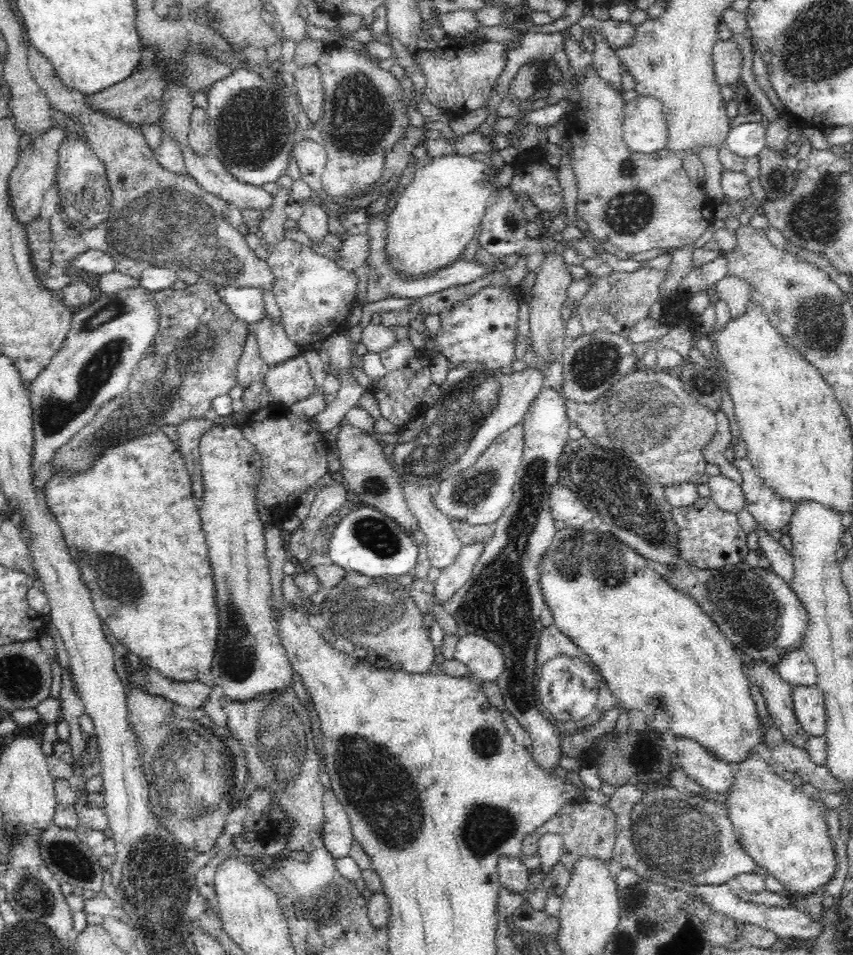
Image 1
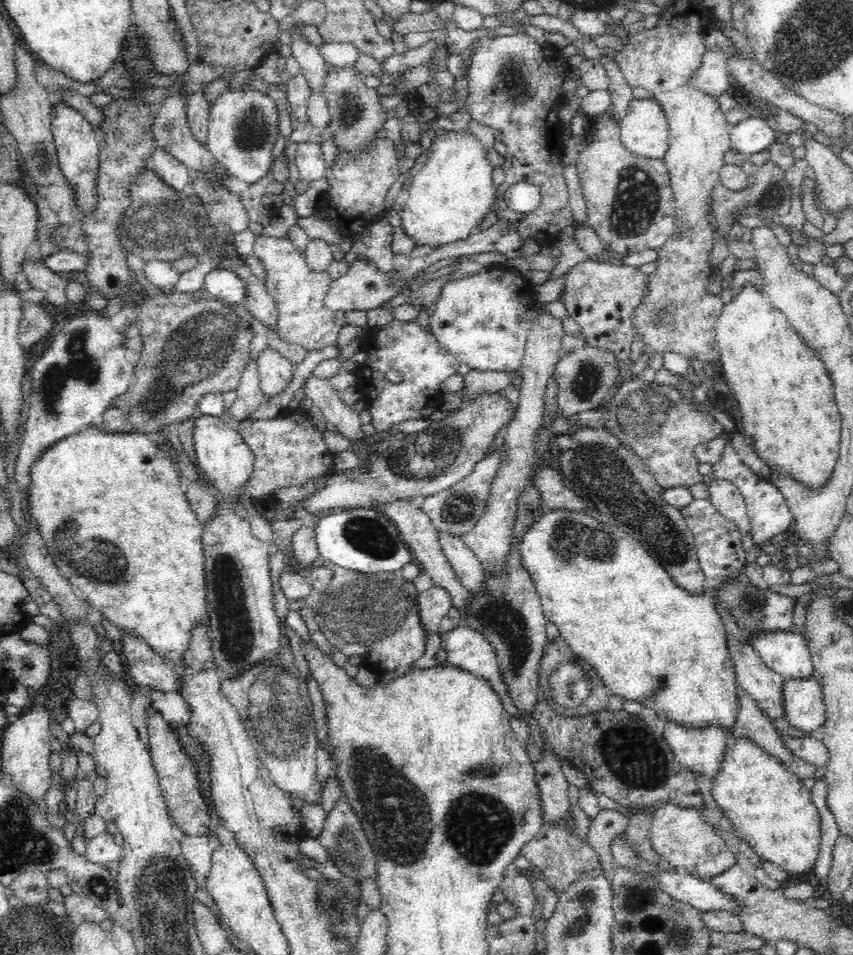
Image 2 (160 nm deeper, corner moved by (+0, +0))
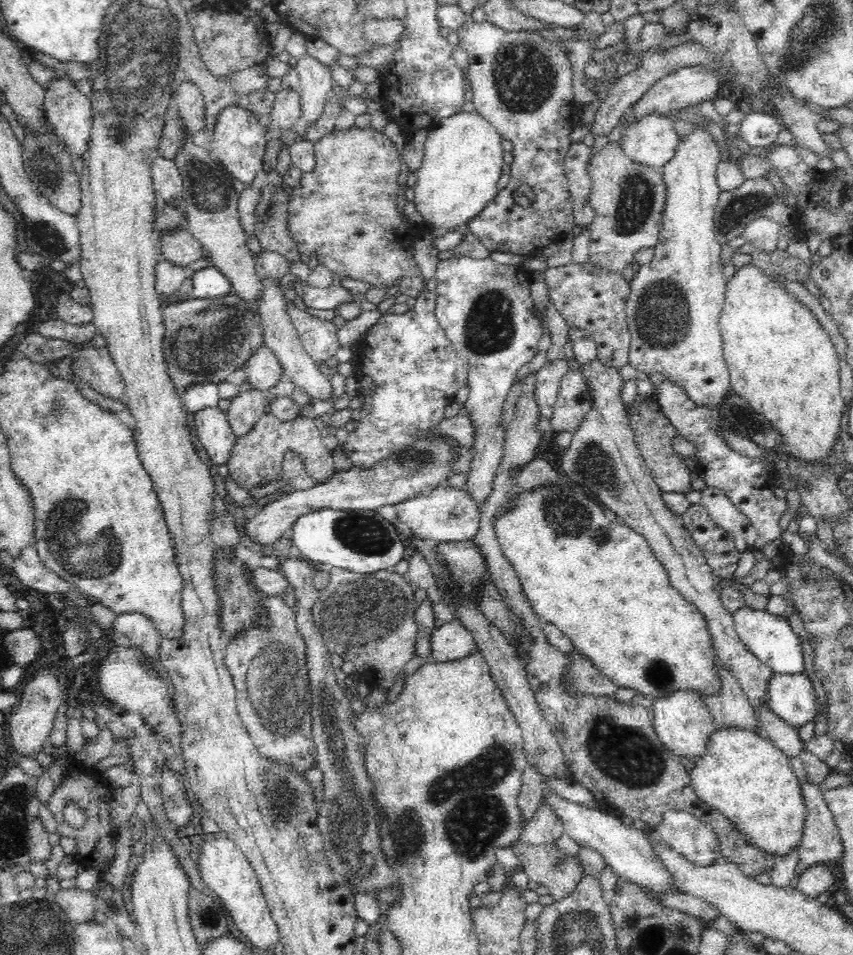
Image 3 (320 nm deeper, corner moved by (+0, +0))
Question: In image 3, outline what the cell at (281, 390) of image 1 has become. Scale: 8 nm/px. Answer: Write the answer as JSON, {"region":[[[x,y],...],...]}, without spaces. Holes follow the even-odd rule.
{"region":[[[265,344],[256,349],[243,367],[241,369],[246,371],[246,382],[265,393],[278,384],[283,373],[278,357]]]}

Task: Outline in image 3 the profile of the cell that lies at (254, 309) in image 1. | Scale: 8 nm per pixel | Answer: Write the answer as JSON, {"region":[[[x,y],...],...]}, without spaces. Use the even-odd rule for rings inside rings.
{"region":[[[213,264],[194,271],[190,277],[193,282],[190,291],[192,299],[218,298],[233,290],[228,279]]]}

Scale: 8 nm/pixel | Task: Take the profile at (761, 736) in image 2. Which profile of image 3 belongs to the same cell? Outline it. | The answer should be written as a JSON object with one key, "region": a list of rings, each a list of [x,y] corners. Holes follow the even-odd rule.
{"region":[[[718,664],[718,671],[719,676],[722,677],[722,694],[702,696],[716,724],[728,729],[740,728],[755,732],[758,721],[753,713],[753,706],[744,694],[740,683],[724,665]]]}

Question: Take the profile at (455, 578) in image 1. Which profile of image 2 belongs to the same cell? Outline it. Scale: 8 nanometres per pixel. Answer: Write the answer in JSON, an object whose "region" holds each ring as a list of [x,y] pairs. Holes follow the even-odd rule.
{"region":[[[432,586],[428,590],[420,592],[417,596],[419,615],[421,616],[424,632],[428,636],[434,634],[440,626],[441,620],[448,614],[452,606],[450,595],[444,587]]]}

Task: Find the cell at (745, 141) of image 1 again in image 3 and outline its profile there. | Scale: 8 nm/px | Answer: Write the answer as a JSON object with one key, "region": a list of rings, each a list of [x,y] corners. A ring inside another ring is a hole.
{"region":[[[748,112],[736,127],[740,130],[744,142],[751,147],[765,147],[776,142],[781,124],[776,117],[764,112]]]}

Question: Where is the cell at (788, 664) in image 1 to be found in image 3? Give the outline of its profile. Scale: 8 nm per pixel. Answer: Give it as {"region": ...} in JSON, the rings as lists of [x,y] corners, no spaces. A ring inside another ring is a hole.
{"region":[[[746,605],[733,612],[733,623],[742,639],[742,643],[762,661],[778,674],[796,674],[804,669],[804,654],[798,635],[790,627],[789,621],[782,617],[768,614],[768,611],[755,610]]]}

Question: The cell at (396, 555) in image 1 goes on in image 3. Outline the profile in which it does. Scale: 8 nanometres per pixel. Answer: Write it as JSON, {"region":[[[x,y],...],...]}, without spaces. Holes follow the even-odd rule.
{"region":[[[330,508],[308,512],[293,524],[292,542],[294,553],[303,555],[317,566],[330,564],[355,573],[373,573],[393,570],[404,558],[406,547],[398,537],[399,531],[380,514],[360,513],[352,510],[336,511]]]}

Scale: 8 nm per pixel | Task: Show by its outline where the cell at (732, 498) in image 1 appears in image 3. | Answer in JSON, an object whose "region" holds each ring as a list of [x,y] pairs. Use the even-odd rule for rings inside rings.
{"region":[[[708,486],[701,490],[701,495],[699,504],[706,508],[712,522],[732,535],[736,550],[741,553],[746,550],[753,551],[758,531],[750,519],[744,513],[740,513],[740,509],[736,508],[727,493],[722,488]]]}

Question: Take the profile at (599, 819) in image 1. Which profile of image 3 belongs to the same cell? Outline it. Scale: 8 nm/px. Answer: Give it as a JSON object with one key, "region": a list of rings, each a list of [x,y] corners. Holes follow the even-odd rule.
{"region":[[[556,842],[550,845],[514,844],[513,849],[520,860],[519,870],[528,875],[530,885],[543,885],[555,900],[572,893],[585,876],[580,858],[565,854],[557,848]]]}

